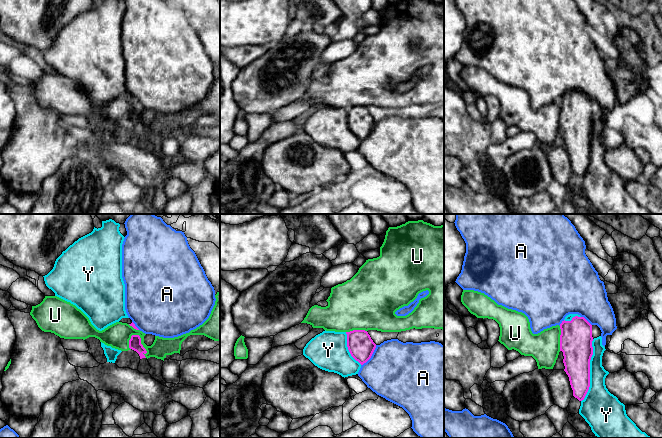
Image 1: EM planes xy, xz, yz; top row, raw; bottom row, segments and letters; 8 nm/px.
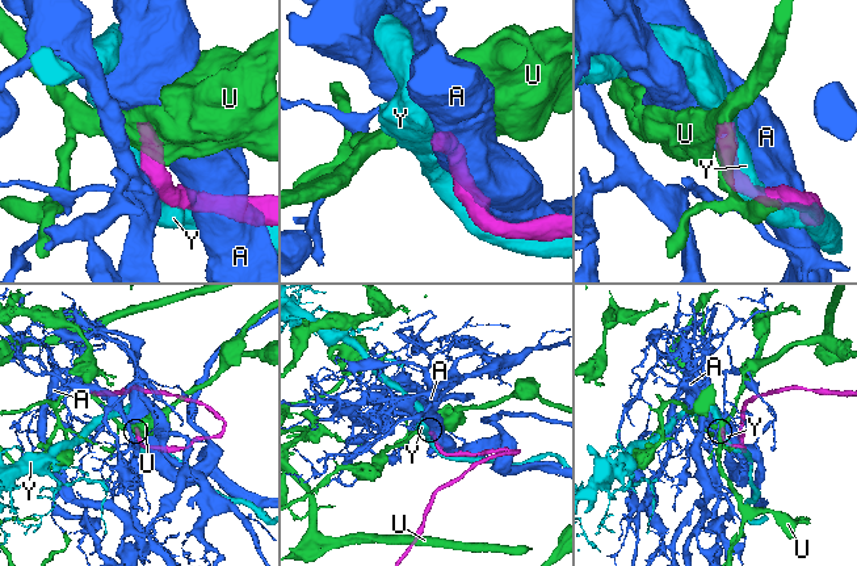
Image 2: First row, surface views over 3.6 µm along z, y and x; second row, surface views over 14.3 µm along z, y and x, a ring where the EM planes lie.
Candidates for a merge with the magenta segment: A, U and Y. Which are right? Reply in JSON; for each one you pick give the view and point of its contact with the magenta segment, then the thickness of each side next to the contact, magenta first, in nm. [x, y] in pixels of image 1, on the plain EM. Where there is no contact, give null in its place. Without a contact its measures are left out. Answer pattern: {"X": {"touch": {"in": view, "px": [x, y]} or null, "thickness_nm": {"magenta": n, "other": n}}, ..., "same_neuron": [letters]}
{"Y": {"touch": {"in": "yz", "px": [589, 146]}, "thickness_nm": {"magenta": 260, "other": 220}}, "same_neuron": ["Y"]}

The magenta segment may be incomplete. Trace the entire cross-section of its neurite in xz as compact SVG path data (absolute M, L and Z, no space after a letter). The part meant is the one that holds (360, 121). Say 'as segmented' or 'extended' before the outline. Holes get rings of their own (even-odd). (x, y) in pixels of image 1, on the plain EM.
extended; M325 106L306 120L303 131L318 144L345 154L358 150L375 124L376 120L365 106Z

